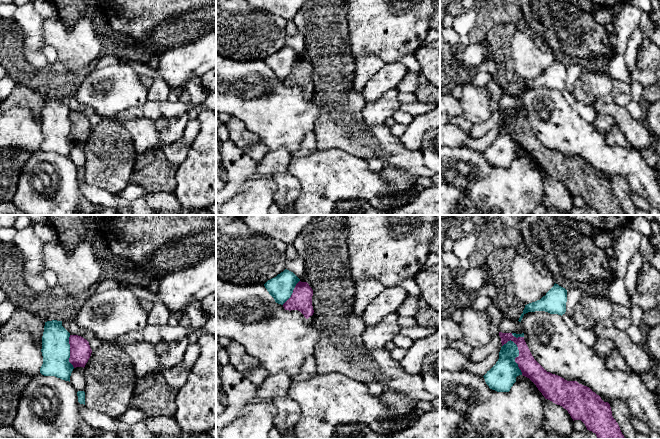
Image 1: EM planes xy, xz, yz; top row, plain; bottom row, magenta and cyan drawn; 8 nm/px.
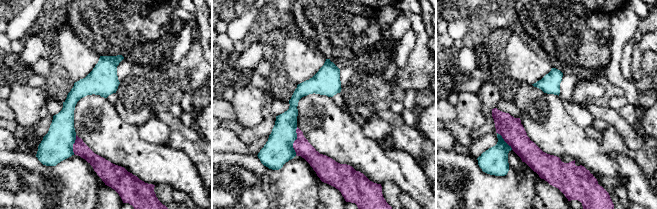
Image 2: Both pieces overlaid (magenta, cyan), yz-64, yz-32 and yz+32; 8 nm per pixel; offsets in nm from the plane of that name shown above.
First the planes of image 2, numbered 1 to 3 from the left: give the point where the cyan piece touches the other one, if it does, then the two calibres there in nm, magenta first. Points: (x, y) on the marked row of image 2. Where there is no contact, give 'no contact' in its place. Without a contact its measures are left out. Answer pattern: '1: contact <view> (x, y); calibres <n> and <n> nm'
1: contact yz-64 (73, 144); calibres 110 and 260 nm
2: contact yz-32 (294, 141); calibres 140 and 240 nm
3: contact yz+32 (504, 140); calibres 190 and 220 nm

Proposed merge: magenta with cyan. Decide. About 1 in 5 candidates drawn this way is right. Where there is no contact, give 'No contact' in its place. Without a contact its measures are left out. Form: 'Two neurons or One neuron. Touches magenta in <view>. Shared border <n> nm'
Two neurons. Touches magenta in yz. Shared border 300 nm

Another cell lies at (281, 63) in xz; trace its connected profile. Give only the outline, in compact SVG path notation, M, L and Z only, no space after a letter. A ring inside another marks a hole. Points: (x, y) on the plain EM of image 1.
M285 45L276 53L268 56L264 62L275 78L283 81L292 71L300 55L291 47Z

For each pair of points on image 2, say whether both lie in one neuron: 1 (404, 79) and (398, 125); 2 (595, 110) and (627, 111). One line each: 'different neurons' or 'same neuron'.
1: different neurons
2: different neurons

